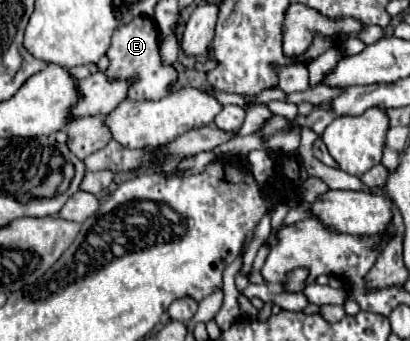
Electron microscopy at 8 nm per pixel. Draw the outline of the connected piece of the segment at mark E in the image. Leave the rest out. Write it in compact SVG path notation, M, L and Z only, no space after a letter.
M136 17L128 25L118 27L112 35L112 45L106 53L110 57L108 77L138 77L138 81L128 89L128 99L134 101L156 101L164 95L168 95L168 87L176 81L176 71L170 65L162 65L160 53L158 53L158 29L148 17Z

